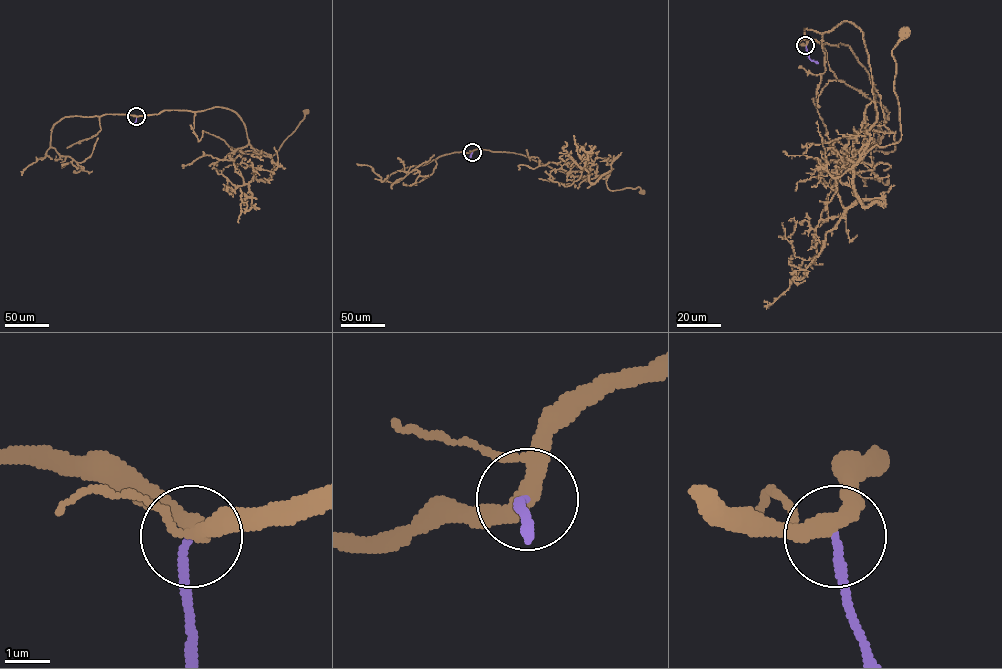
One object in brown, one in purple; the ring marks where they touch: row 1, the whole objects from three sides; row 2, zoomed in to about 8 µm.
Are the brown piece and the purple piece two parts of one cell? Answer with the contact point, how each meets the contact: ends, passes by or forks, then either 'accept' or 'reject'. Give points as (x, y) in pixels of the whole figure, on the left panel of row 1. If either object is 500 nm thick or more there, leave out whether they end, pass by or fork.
place (136, 116); brown forks; purple ends; reject

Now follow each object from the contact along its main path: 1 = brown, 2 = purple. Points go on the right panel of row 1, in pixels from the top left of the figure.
1: (806, 45), (806, 28), (850, 21), (862, 32), (876, 120), (861, 158), (900, 139), (891, 51), (903, 33)
2: (806, 45), (808, 57), (818, 63)

